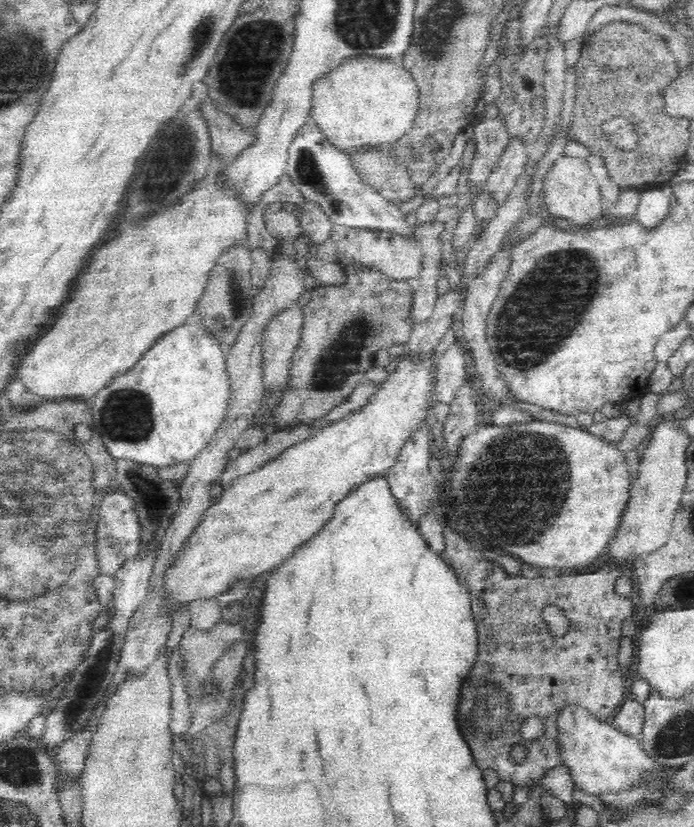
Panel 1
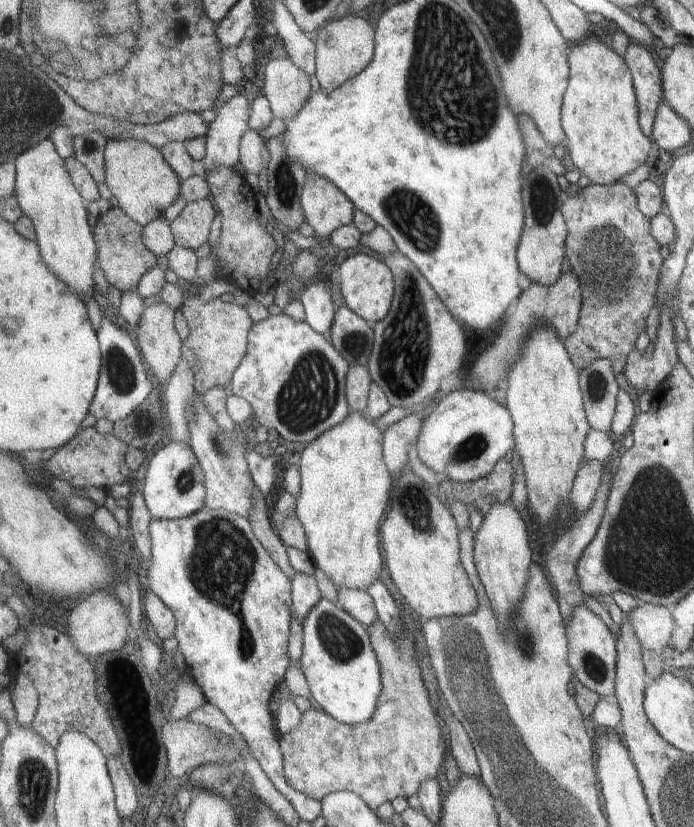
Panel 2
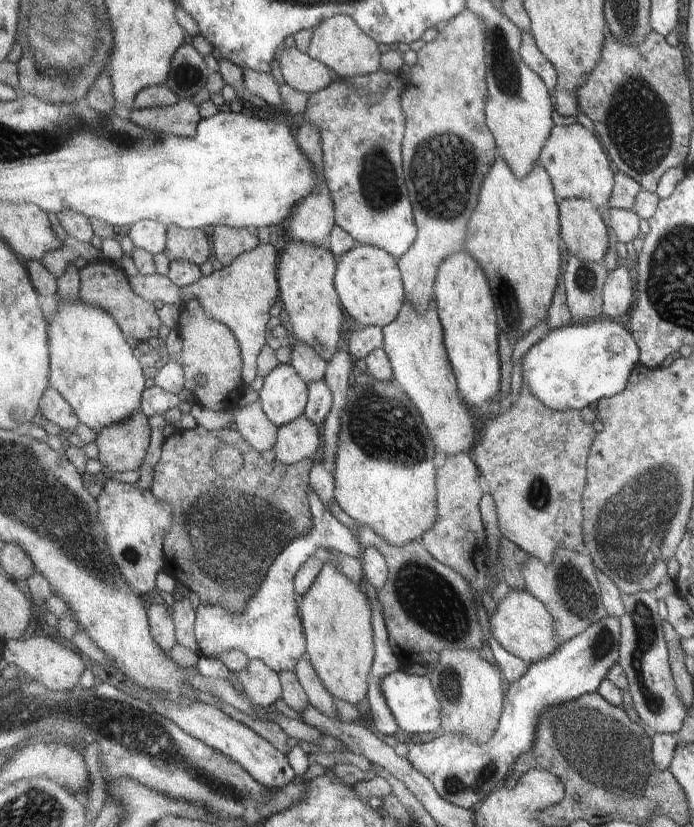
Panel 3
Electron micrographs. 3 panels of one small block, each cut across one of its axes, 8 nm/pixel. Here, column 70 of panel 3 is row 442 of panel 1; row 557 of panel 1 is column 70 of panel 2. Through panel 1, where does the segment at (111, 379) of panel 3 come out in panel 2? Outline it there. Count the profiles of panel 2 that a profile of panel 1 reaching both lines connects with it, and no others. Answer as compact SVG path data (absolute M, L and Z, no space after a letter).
M50 138L23 152L15 160L16 197L24 214L36 226L36 242L49 268L77 293L93 296L100 247L97 246L94 227L87 220L87 202L77 190L65 161Z

